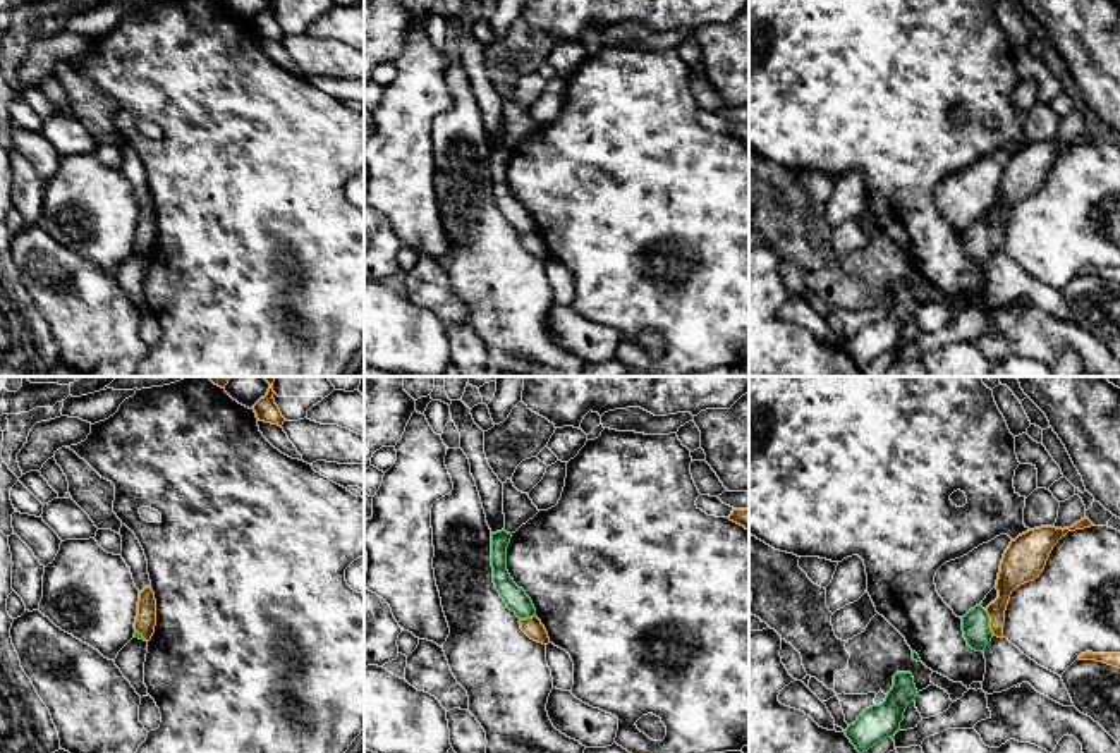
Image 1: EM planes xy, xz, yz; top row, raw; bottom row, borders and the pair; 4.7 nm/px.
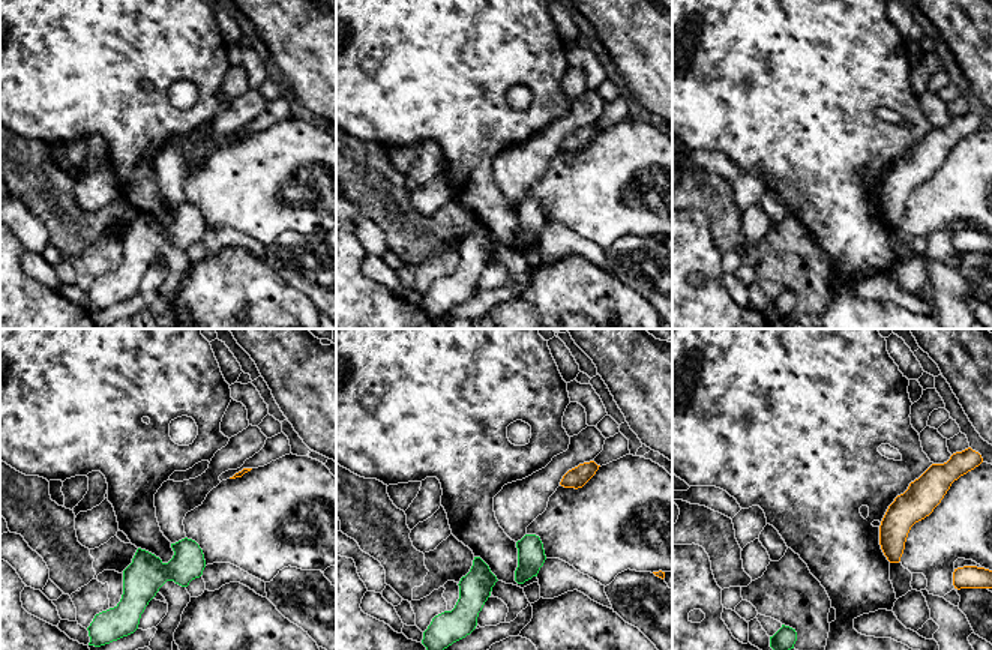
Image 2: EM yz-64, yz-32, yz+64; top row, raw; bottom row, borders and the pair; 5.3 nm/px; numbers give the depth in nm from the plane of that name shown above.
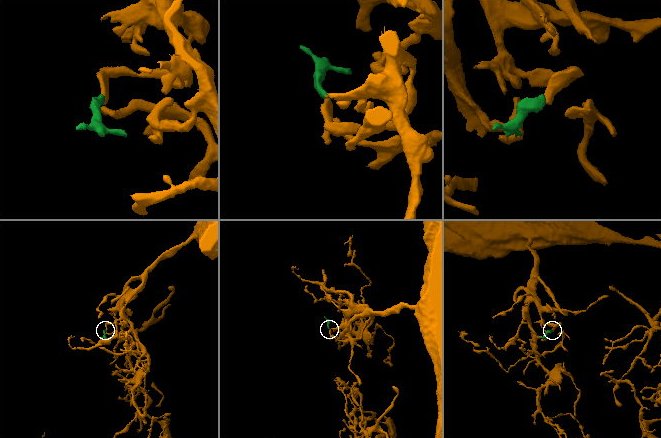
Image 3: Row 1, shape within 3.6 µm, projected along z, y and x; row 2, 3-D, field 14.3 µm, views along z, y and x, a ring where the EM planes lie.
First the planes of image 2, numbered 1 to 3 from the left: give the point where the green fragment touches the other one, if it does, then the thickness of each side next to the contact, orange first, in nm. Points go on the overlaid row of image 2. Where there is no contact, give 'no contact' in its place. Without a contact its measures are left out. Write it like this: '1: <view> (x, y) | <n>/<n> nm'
1: no contact
2: no contact
3: no contact

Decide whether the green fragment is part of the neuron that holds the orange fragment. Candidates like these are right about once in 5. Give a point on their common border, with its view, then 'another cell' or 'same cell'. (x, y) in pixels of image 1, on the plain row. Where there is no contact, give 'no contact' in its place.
contact yz (990, 238); another cell

